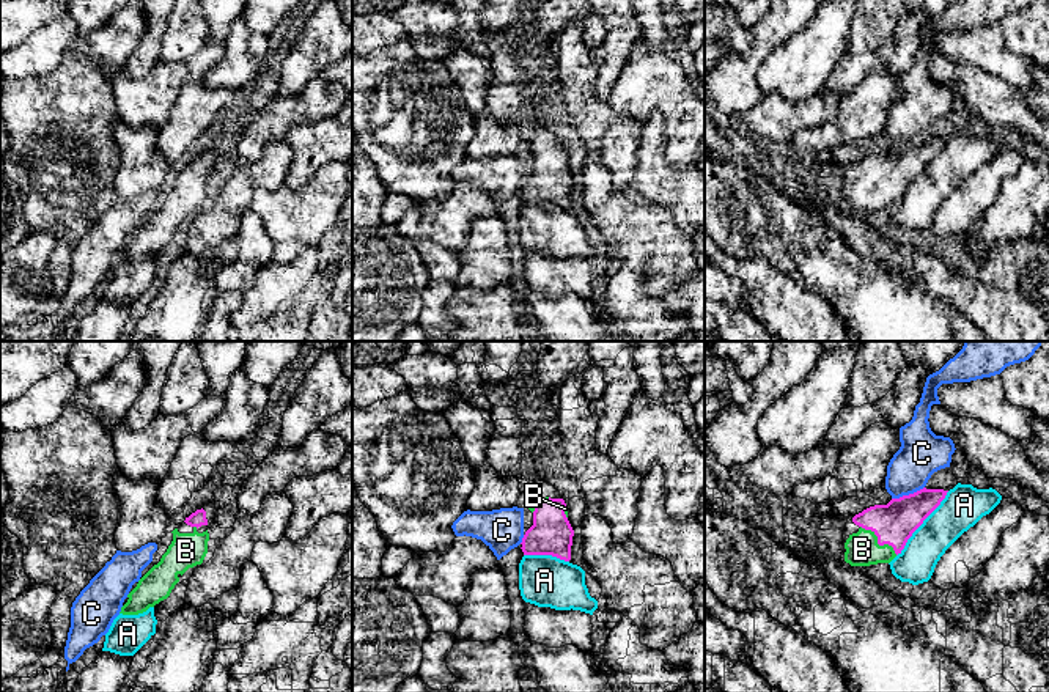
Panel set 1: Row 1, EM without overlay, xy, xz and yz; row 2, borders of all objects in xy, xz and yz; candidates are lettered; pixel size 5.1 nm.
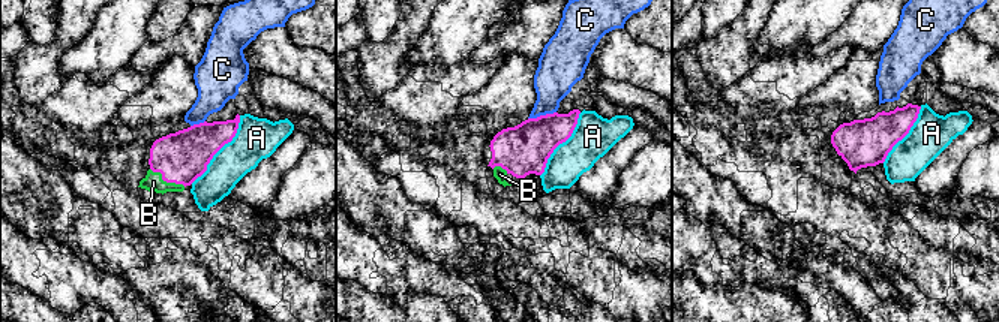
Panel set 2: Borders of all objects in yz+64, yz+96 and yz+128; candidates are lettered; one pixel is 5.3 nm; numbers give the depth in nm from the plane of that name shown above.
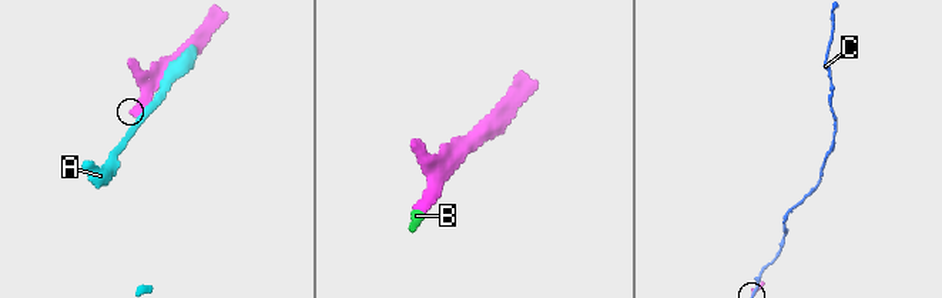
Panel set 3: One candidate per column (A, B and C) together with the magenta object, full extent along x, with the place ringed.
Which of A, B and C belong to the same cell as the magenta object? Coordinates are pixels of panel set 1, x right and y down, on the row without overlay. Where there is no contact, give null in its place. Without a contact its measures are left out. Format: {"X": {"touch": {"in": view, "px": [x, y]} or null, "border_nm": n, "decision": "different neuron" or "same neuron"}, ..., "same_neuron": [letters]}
{"A": {"touch": {"in": "yz", "px": [922, 170]}, "border_nm": 420, "decision": "different neuron"}, "B": {"touch": {"in": "yz", "px": [878, 191]}, "border_nm": 240, "decision": "same neuron"}, "C": {"touch": {"in": "yz", "px": [909, 142]}, "border_nm": 180, "decision": "different neuron"}, "same_neuron": ["B"]}

